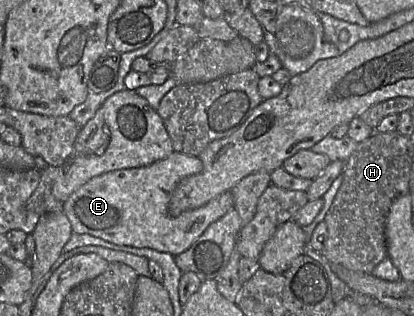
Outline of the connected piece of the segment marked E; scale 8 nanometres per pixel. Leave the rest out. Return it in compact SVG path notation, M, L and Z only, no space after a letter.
M174 151L170 156L153 164L107 172L90 179L63 202L62 211L69 219L72 231L77 234L89 234L116 245L150 248L177 256L186 251L210 224L234 208L232 192L227 191L199 208L183 212L177 217L169 216L167 212L168 203L177 185L182 179L197 174L202 169L203 163L198 156Z

